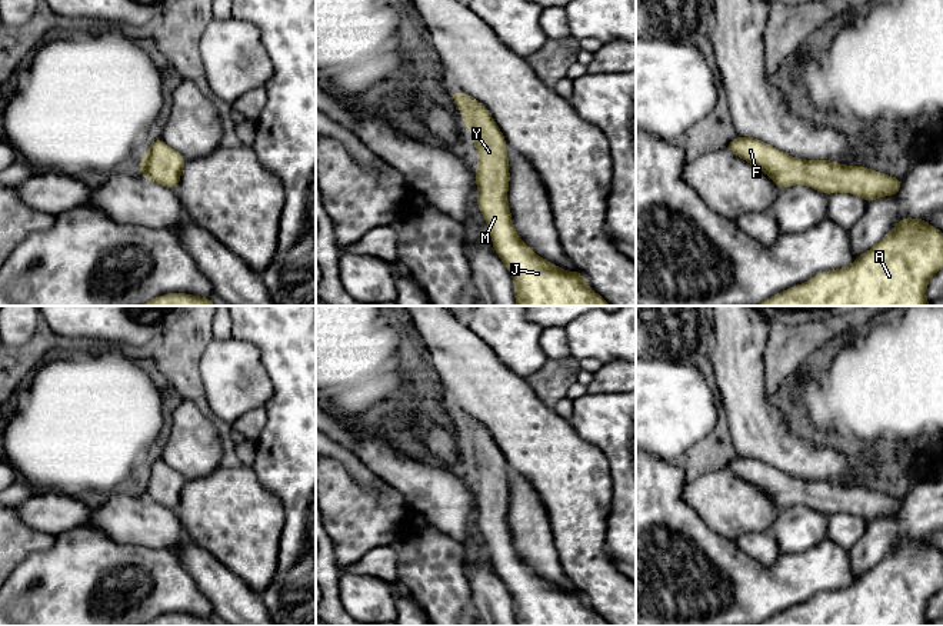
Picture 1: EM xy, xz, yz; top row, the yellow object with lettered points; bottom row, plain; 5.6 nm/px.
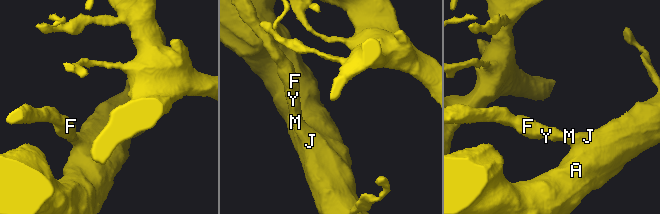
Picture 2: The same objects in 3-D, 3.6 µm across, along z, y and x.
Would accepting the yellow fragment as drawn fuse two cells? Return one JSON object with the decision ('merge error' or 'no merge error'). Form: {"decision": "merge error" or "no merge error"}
{"decision": "no merge error"}

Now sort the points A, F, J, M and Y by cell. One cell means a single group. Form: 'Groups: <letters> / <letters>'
Groups: A F J M Y

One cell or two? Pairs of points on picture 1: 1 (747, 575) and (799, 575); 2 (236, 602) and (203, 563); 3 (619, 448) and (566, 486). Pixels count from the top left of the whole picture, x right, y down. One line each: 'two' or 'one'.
1: one
2: one
3: two

